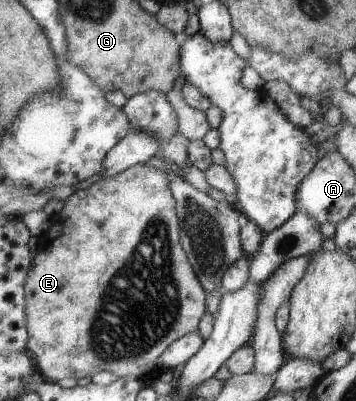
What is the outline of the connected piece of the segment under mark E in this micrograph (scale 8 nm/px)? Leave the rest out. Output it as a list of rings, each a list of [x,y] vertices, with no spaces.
[[[135,164],[122,170],[119,174],[109,178],[92,180],[75,188],[67,198],[59,211],[57,224],[51,228],[57,228],[57,238],[49,240],[49,244],[38,245],[32,256],[29,272],[23,283],[25,328],[29,340],[25,342],[27,351],[33,359],[35,369],[46,379],[58,383],[63,378],[77,380],[83,376],[91,376],[101,371],[110,372],[115,376],[140,380],[154,367],[158,356],[175,340],[188,332],[197,331],[203,312],[206,310],[205,292],[199,280],[195,276],[185,251],[178,240],[178,220],[175,212],[175,202],[169,188],[167,174],[159,172],[157,168],[149,168],[144,164]]]

